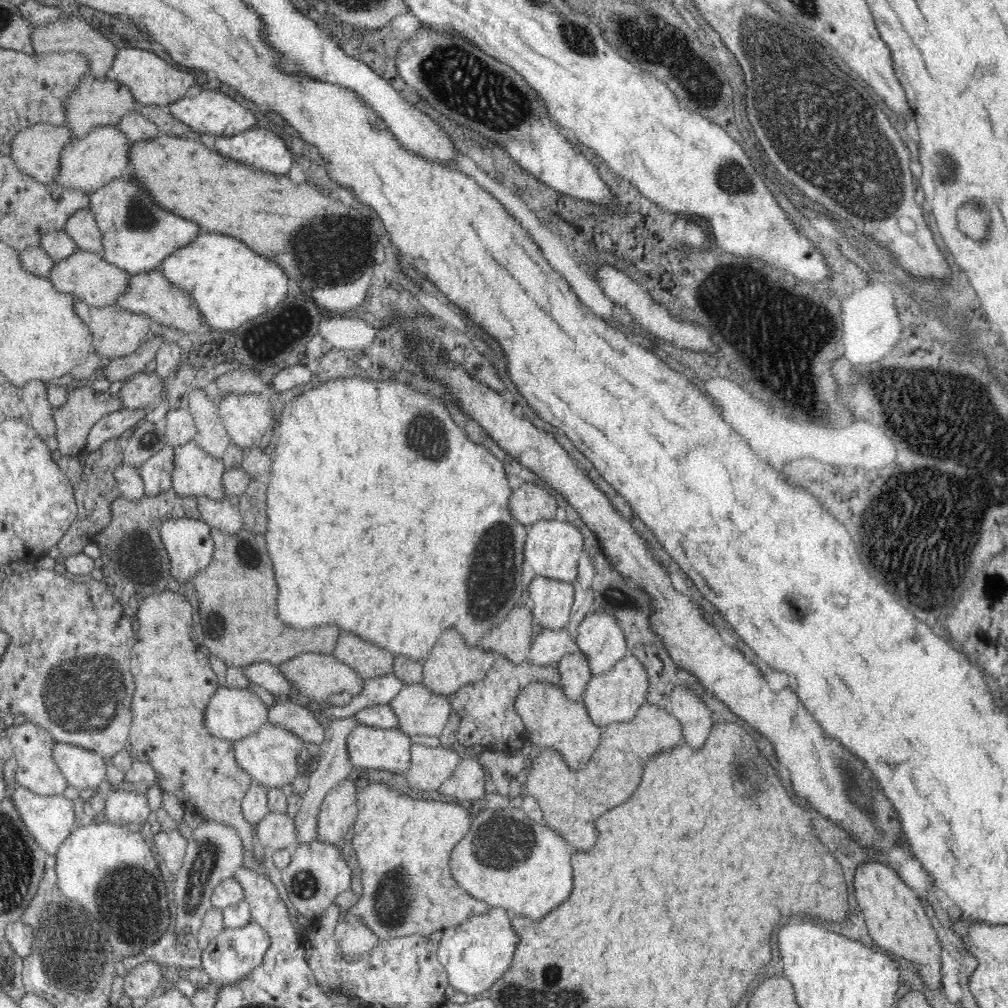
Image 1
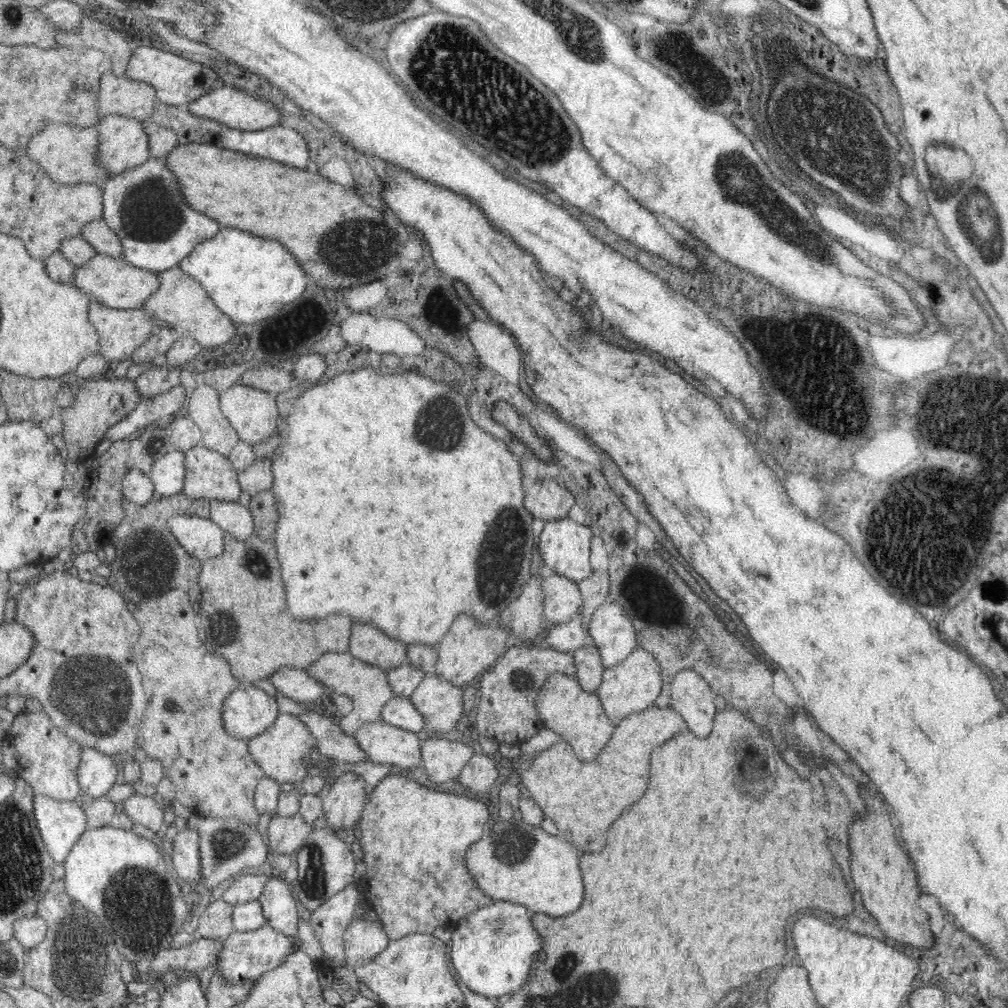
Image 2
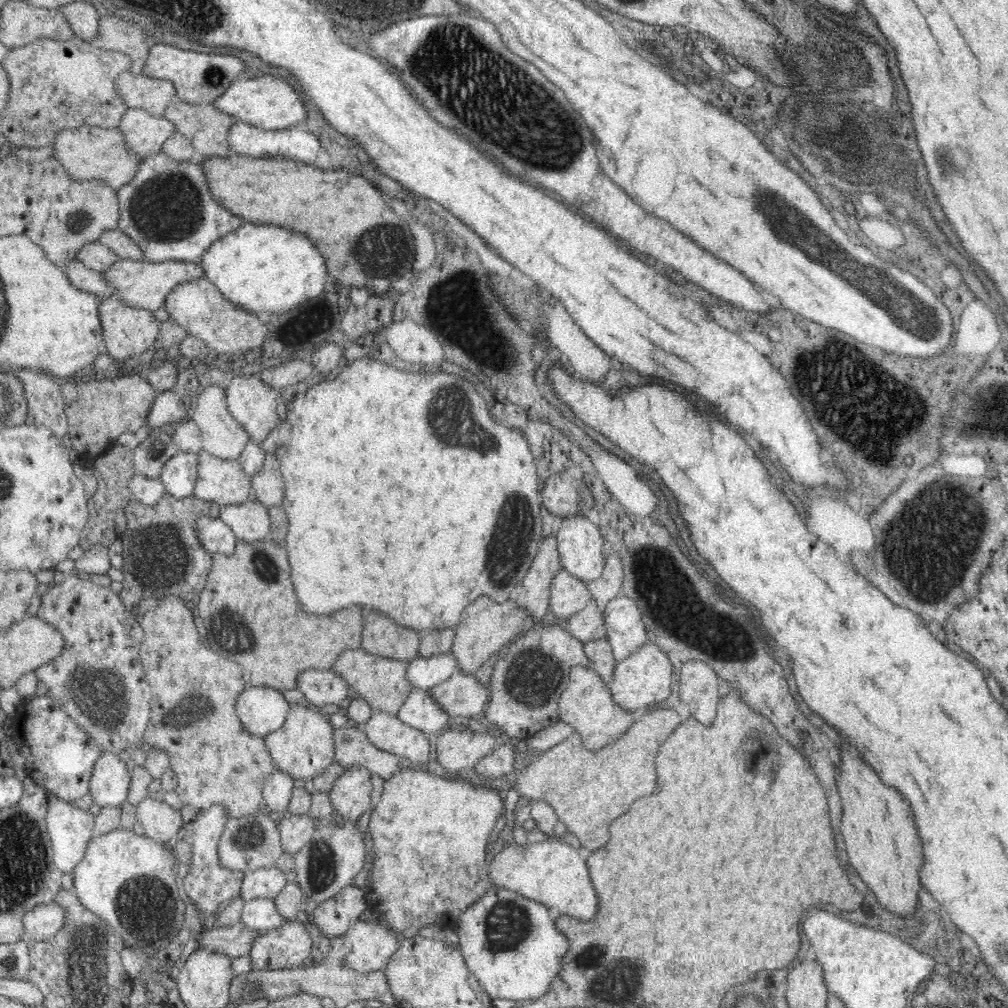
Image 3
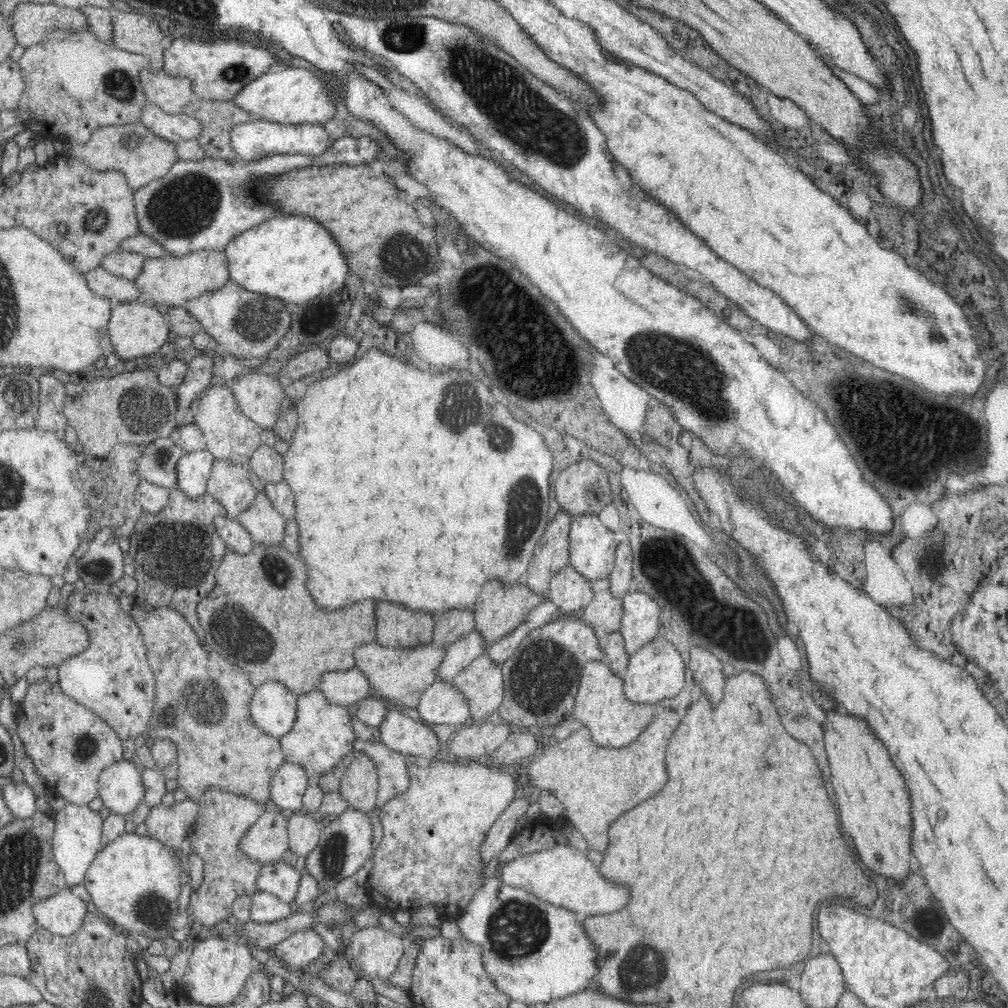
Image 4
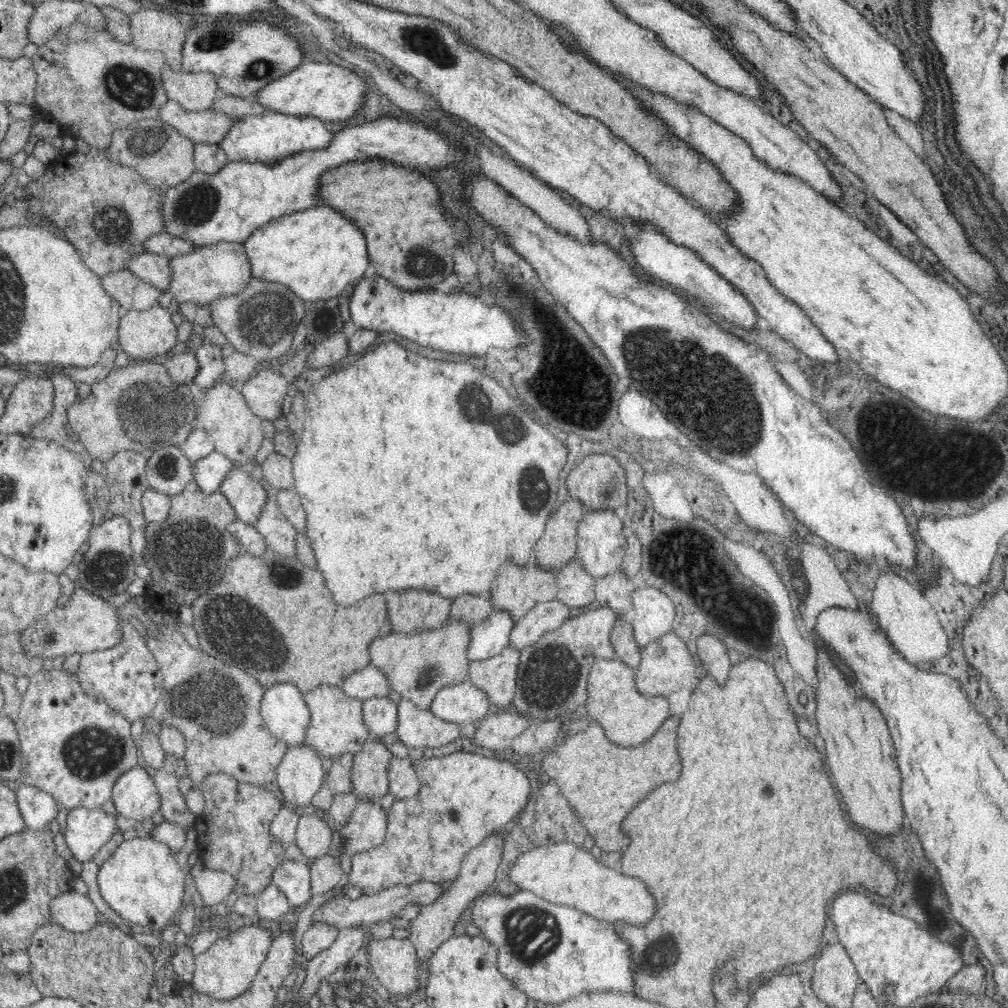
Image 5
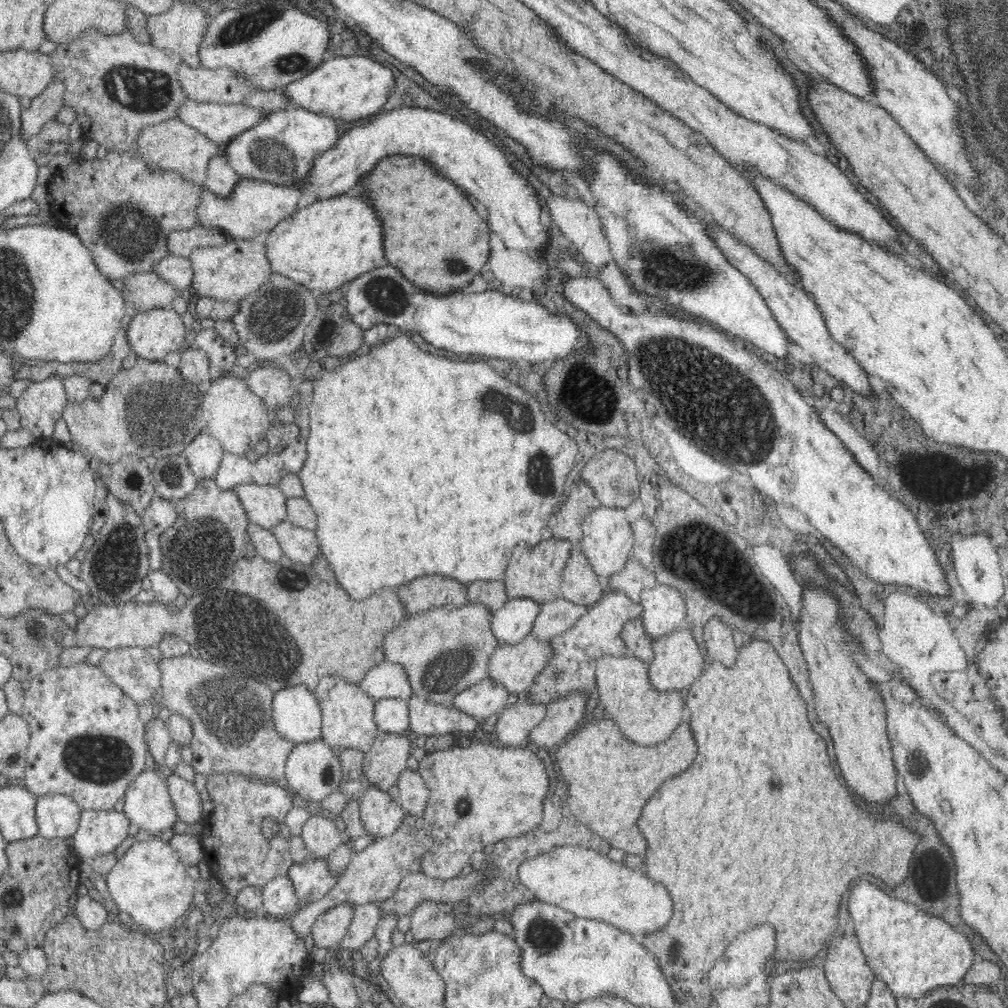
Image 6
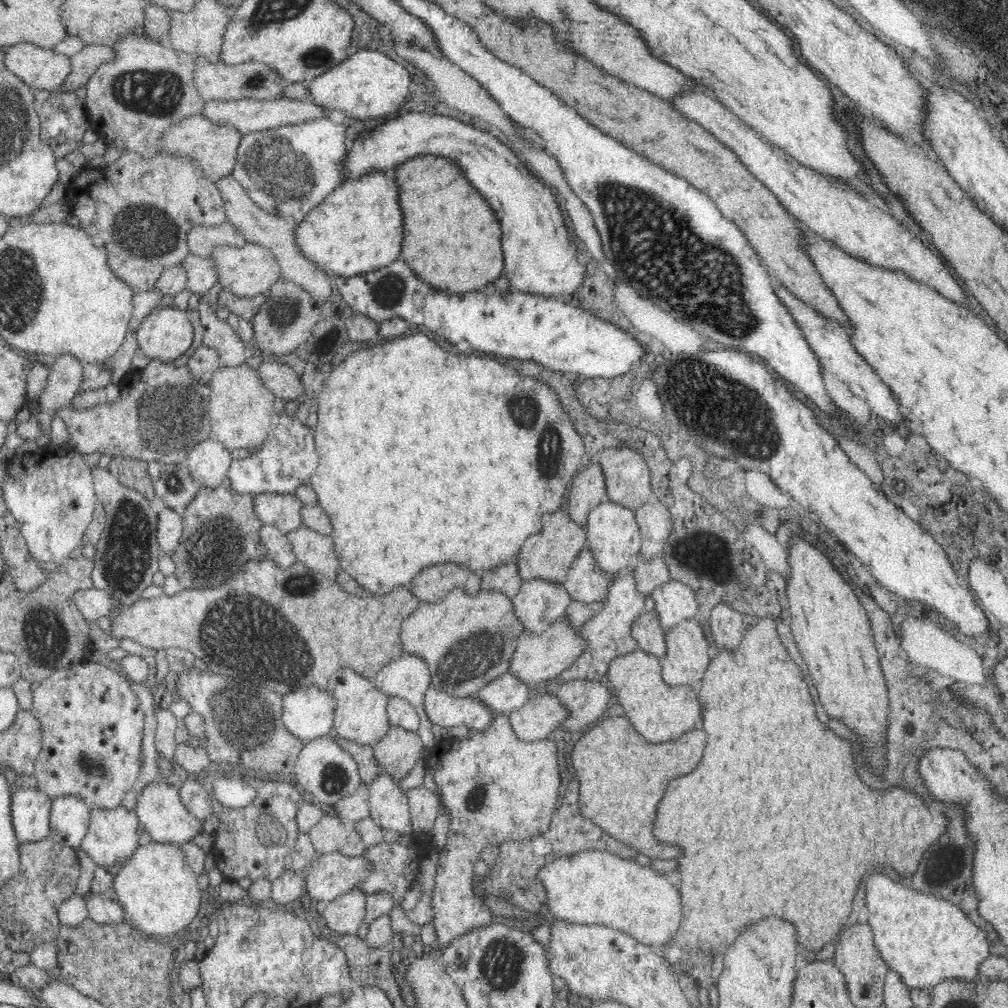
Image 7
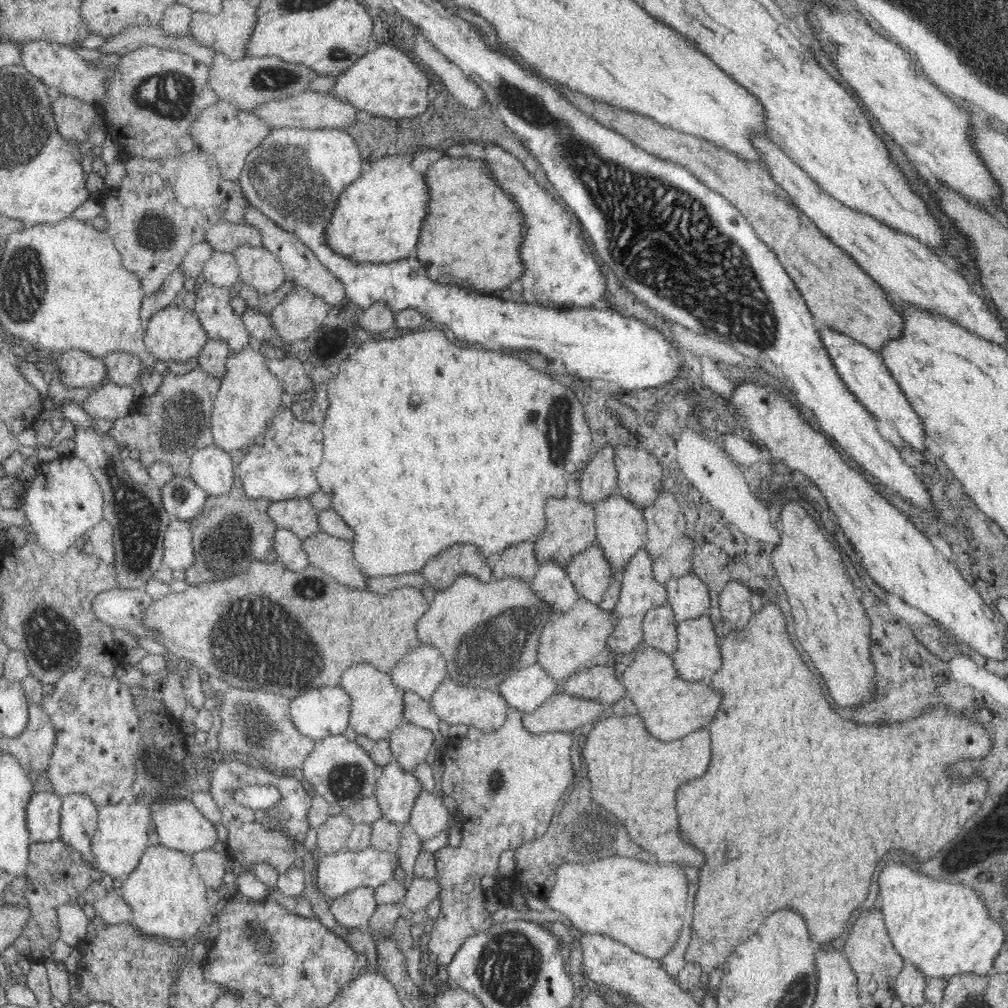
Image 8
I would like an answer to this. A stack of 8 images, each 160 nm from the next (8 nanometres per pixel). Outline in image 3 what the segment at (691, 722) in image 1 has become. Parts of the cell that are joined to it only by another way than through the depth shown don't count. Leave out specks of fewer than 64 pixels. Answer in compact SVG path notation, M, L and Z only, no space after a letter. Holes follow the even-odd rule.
M692 659L681 667L680 699L698 722L712 724L716 719L720 692L719 677L707 662Z

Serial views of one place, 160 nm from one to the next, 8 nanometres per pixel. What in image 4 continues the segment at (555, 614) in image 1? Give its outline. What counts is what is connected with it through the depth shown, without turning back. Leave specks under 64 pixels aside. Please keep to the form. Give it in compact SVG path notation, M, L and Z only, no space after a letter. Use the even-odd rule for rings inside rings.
M568 564L551 580L547 597L559 608L560 615L569 616L592 602L593 586L591 581Z

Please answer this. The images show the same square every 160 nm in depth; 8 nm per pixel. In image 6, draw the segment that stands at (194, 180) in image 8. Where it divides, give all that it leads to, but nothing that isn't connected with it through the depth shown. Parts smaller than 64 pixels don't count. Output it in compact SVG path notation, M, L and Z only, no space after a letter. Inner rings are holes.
M129 151L121 152L108 152L102 159L85 159L83 155L74 159L73 164L68 165L67 168L62 167L62 164L58 161L56 164L58 172L53 176L51 182L47 184L48 194L51 197L50 211L60 220L63 228L76 234L81 240L84 246L88 247L90 254L93 256L93 260L97 265L97 268L101 271L102 275L106 277L126 279L134 275L142 275L148 271L154 270L154 264L160 263L165 256L169 255L168 252L168 236L173 231L182 229L190 229L198 225L197 220L197 204L200 200L198 194L199 188L202 184L196 184L194 181L180 178L180 173L176 171L163 171L160 167L155 168L148 166L148 163L144 159L140 158L136 154L130 154Z

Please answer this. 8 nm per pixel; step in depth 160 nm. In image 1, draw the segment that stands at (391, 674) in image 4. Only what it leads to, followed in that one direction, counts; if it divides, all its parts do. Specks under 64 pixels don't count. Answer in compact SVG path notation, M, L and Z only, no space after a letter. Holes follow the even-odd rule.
M302 653L278 666L284 677L295 686L300 701L314 705L329 701L330 695L340 693L346 697L357 696L363 692L365 681L352 667L339 661L334 654ZM350 716L342 720L333 721L325 731L324 743L319 746L320 753L315 756L318 762L318 768L310 772L308 776L309 786L307 791L301 794L303 799L300 811L298 811L294 823L297 831L297 839L295 844L310 843L312 839L317 839L317 819L319 818L318 810L324 797L340 782L349 777L357 775L356 770L350 763L350 756L347 748L348 734L355 727L359 726L359 721Z

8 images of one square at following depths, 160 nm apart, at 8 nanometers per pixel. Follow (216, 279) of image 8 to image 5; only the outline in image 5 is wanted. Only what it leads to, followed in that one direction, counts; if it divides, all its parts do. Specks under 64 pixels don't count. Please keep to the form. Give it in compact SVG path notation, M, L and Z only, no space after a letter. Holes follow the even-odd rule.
M144 252L132 256L127 262L127 269L147 284L166 291L173 278L170 262L171 257L166 255Z

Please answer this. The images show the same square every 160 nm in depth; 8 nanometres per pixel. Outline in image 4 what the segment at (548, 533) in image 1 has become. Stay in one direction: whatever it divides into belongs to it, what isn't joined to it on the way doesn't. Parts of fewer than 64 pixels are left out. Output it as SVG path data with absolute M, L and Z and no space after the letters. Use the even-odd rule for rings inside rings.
M588 513L575 515L568 536L569 564L589 581L606 579L616 562L616 544L612 530Z

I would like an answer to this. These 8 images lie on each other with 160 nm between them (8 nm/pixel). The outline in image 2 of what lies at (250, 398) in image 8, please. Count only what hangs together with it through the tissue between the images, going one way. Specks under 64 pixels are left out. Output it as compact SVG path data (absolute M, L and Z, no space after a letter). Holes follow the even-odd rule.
M197 385L188 402L187 412L201 430L201 444L225 456L230 455L240 440L224 416L215 386Z

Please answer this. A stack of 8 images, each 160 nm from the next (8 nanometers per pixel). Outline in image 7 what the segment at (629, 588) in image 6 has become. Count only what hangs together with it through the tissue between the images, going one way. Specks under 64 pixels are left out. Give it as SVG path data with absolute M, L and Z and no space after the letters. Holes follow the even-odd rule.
M662 556L647 560L639 558L634 573L636 589L643 595L650 595L652 590L671 580L670 571Z

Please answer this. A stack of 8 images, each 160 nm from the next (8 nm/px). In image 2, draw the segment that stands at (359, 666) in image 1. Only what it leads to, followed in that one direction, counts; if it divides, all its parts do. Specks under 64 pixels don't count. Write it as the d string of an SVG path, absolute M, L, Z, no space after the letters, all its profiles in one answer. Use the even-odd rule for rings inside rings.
M352 624L349 650L356 658L384 670L407 664L405 646L370 624Z

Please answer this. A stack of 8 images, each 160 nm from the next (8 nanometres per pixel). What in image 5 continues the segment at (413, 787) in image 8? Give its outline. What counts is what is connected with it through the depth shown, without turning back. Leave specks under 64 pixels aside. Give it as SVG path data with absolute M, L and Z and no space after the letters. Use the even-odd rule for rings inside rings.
M358 800L350 821L338 830L344 836L344 853L356 856L372 850L384 842L387 832L387 814L380 802Z

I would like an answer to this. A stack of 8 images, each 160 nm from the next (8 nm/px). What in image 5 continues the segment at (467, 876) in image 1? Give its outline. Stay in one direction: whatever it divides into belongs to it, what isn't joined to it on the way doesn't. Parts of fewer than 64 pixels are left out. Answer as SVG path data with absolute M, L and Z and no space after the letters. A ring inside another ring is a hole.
M568 841L542 844L535 851L529 851L520 856L510 868L509 878L520 889L533 892L551 903L574 907L608 924L612 922L644 924L644 922L652 920L652 916L656 914L656 900L652 898L652 894L648 892L648 888L642 880L632 878L632 876L624 876L624 874L612 870L612 865L596 860L590 852L580 850Z

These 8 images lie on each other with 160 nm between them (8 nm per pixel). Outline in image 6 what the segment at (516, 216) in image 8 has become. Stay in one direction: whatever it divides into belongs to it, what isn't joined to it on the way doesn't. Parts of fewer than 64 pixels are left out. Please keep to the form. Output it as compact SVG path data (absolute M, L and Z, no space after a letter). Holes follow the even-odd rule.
M410 155L380 160L372 172L358 180L354 190L371 202L383 223L385 259L423 291L441 295L466 289L474 274L480 272L490 258L489 224L474 210L462 190L442 176L428 160Z

